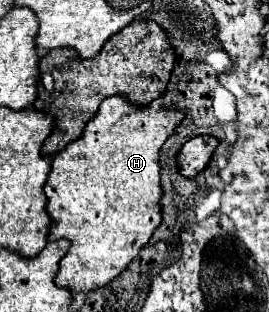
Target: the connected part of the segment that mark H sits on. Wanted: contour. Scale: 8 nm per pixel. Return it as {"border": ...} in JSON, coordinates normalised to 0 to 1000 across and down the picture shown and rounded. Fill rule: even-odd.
{"border":[[[431,301],[394,314],[357,372],[320,397],[305,436],[245,468],[193,513],[193,551],[164,596],[178,628],[178,686],[193,686],[193,724],[178,769],[260,769],[260,814],[223,833],[208,878],[208,917],[260,923],[268,949],[297,936],[327,942],[409,897],[424,897],[476,840],[550,782],[558,756],[602,712],[602,596],[595,596],[595,474],[647,429],[654,404],[684,385],[669,353],[565,353],[558,340],[498,346],[468,308]]]}

